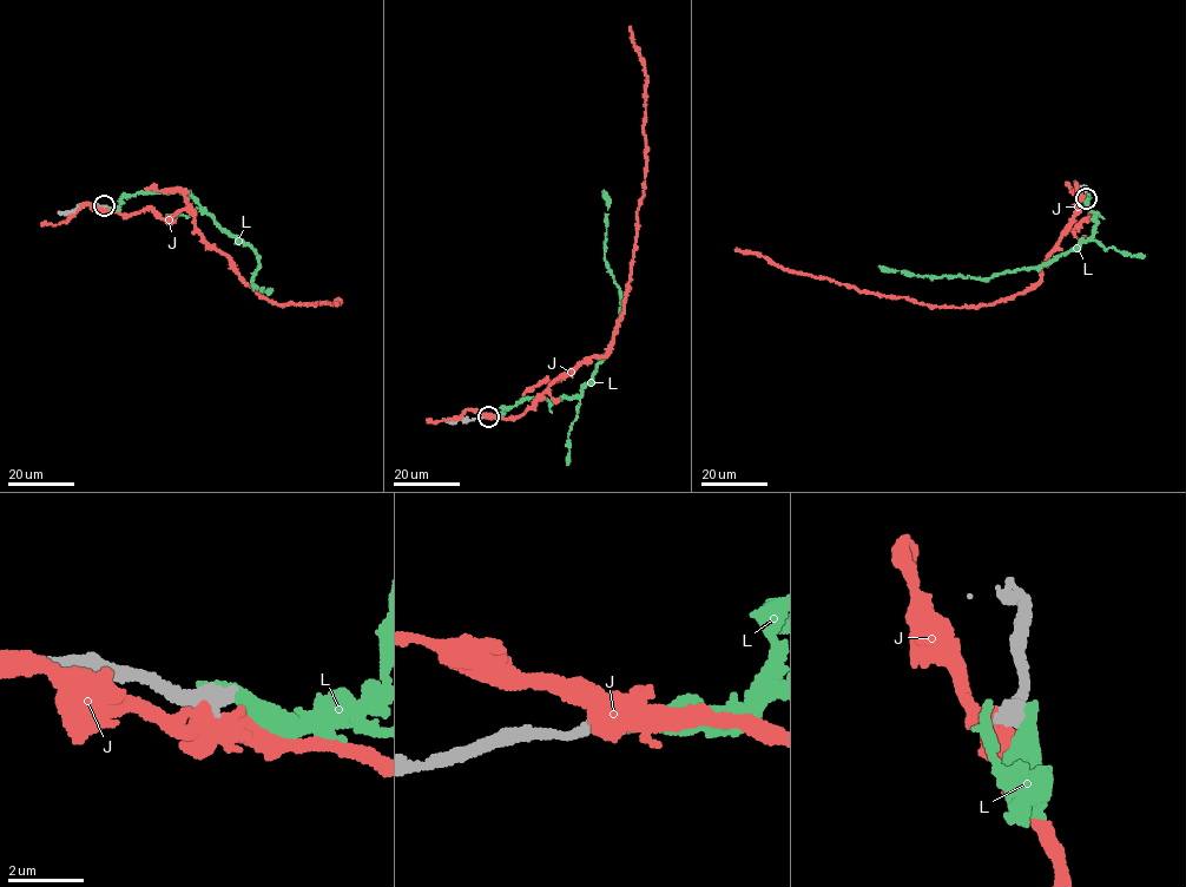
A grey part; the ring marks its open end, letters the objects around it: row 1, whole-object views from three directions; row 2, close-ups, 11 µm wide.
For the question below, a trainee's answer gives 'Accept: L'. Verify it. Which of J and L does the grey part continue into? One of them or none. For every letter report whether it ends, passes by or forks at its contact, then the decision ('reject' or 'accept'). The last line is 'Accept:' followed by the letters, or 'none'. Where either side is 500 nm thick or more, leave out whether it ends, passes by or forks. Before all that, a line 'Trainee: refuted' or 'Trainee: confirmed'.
Trainee: refuted
J: reject
L: reject
Accept: none

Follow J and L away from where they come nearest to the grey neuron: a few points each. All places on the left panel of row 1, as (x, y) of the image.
J: (103, 208), (147, 209), (165, 218), (189, 210), (198, 234), (262, 299), (281, 306), (341, 301), (335, 304)
L: (104, 207), (119, 205), (122, 196), (184, 191), (224, 232), (254, 249), (259, 267), (251, 282), (268, 291)

